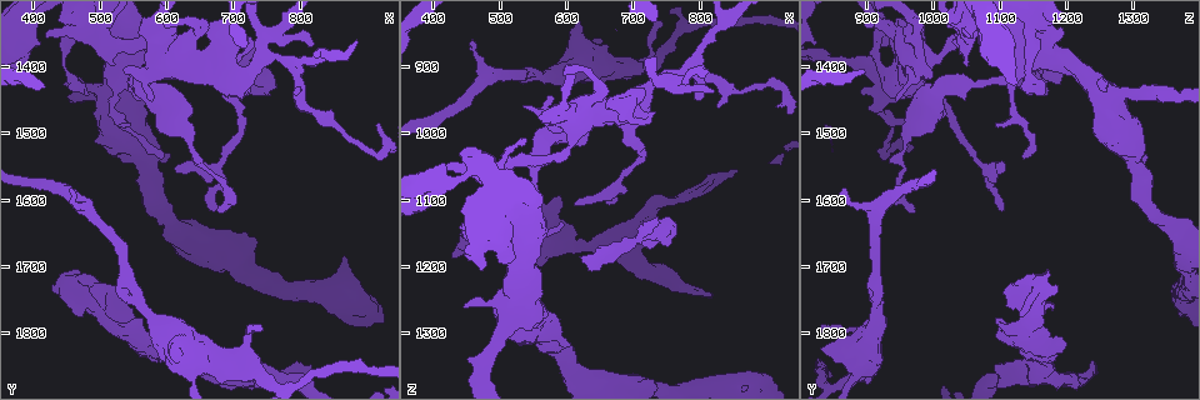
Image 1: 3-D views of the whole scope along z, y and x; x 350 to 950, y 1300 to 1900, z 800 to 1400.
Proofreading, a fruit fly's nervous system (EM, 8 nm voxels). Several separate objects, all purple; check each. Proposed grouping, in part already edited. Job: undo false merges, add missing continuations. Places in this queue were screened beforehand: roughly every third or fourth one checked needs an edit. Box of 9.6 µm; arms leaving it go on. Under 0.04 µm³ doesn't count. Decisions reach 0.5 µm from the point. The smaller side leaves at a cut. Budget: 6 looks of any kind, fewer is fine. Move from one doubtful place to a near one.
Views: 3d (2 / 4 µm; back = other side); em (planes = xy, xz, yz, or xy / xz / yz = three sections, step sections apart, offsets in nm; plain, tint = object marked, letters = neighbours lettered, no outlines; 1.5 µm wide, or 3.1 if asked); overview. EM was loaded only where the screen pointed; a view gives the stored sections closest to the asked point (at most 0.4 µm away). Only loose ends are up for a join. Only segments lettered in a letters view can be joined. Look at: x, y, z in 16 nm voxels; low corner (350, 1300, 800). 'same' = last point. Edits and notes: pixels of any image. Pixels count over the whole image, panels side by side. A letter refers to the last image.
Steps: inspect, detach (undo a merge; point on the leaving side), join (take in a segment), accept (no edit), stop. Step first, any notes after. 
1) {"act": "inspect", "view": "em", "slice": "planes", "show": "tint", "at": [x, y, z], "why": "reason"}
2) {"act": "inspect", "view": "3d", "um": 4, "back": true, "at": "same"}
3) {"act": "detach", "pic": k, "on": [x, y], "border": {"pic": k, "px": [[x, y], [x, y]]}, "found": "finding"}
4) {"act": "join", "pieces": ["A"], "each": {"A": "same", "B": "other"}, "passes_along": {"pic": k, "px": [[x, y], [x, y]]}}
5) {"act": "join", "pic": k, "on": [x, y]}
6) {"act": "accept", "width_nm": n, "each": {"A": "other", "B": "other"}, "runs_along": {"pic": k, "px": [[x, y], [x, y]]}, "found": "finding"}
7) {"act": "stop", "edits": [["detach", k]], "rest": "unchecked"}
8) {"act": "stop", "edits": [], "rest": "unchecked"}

{"act": "inspect", "view": "3d", "um": 4, "at": [605, 1835, 1140], "why": "an open end"}

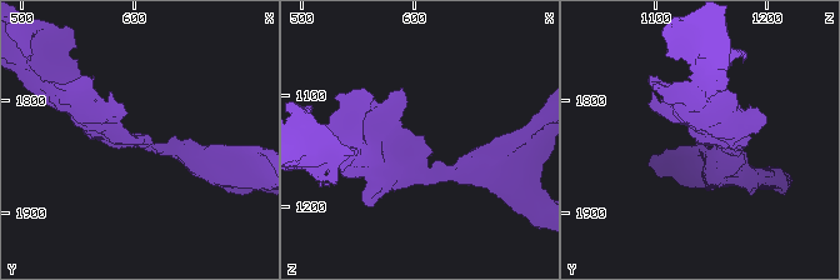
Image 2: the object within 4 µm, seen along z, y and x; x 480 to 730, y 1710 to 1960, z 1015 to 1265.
{"act": "inspect", "view": "em", "slice": "planes", "show": "plain", "at": [604, 1830, 1136]}

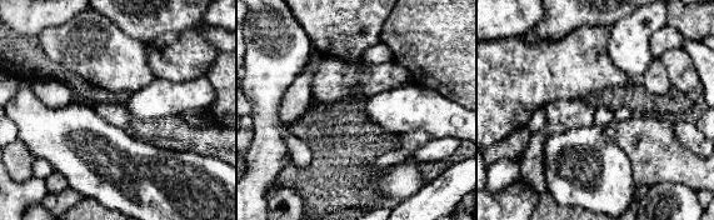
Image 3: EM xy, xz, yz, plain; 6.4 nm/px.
{"act": "inspect", "view": "em", "slice": "planes", "show": "letters", "at": "same"}

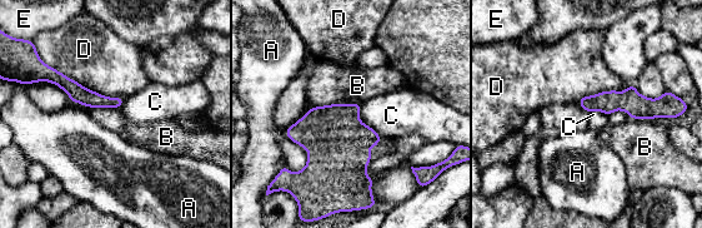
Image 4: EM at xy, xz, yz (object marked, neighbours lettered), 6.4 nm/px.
{"act": "accept", "each": {"A": "other", "B": "other", "C": "other", "D": "other", "E": "other"}, "border": {"pic": 4, "px": [[35, 46], [65, 75], [124, 99]]}, "found": "none of them fits"}

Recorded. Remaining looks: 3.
{"act": "inspect", "view": "3d", "um": 4, "at": [425, 1730, 1190], "why": "branch stops here"}

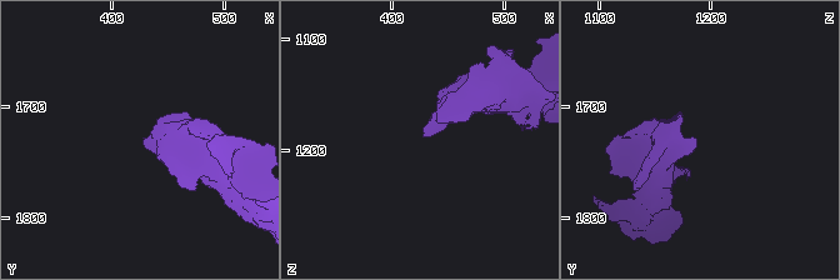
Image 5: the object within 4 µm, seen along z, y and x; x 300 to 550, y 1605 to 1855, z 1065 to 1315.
{"act": "inspect", "view": "em", "um": 3.1, "slice": "planes", "show": "letters", "at": [424, 1736, 1186]}

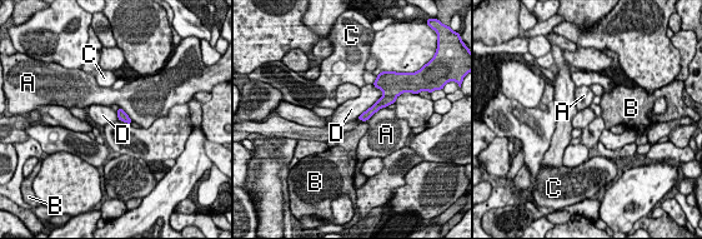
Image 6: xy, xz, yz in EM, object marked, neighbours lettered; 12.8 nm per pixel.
{"act": "accept", "each": {"A": "other", "B": "other", "C": "other", "D": "other"}, "border": {"pic": 6, "px": [[380, 88], [381, 95], [356, 118]]}, "found": "none of them fits"}

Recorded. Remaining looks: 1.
{"act": "stop", "edits": [], "rest": "unchecked"}

